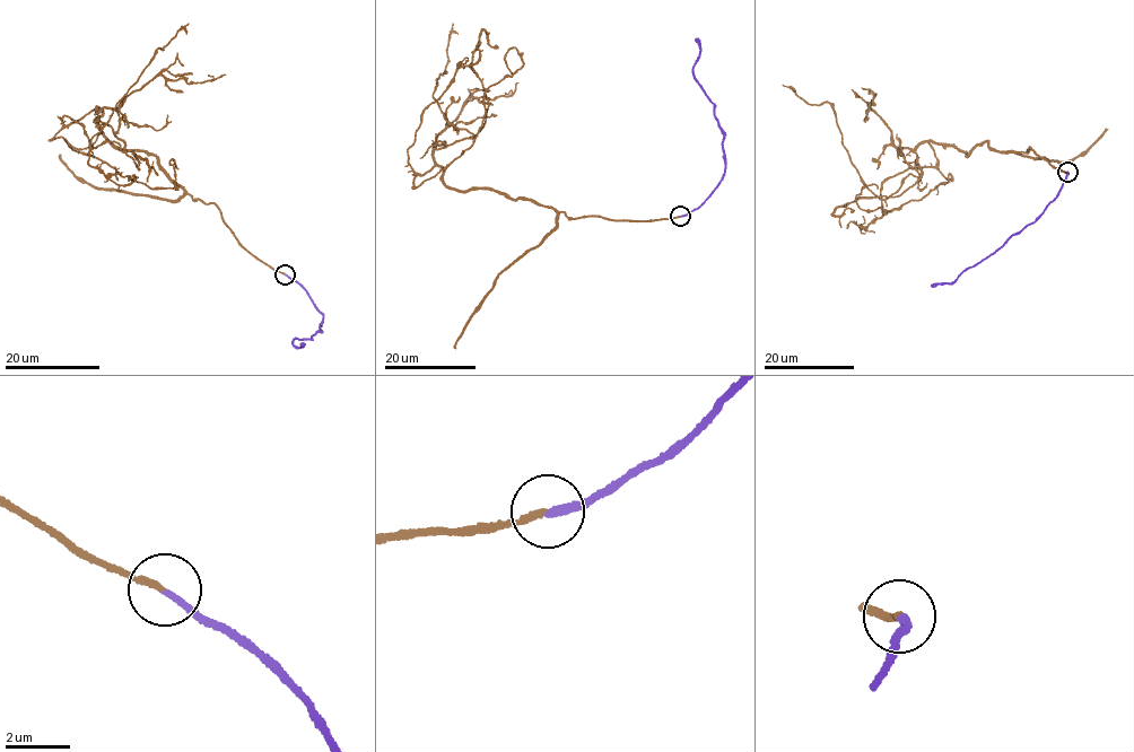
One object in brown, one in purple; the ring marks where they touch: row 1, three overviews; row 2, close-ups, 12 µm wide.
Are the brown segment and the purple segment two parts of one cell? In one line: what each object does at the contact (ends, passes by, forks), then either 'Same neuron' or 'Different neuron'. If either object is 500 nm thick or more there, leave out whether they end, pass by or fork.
At the ring brown ends. At the ring purple ends. Same neuron

